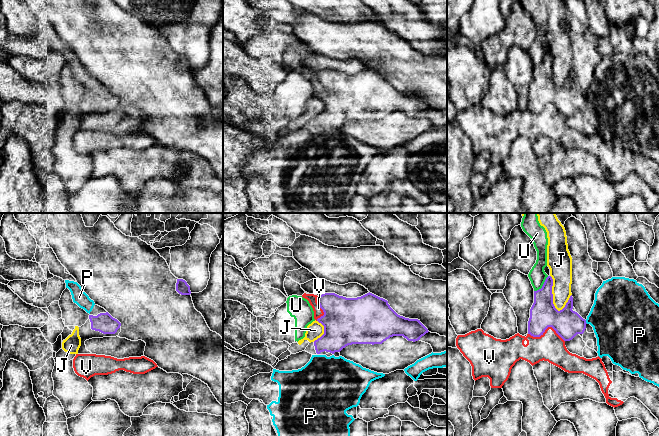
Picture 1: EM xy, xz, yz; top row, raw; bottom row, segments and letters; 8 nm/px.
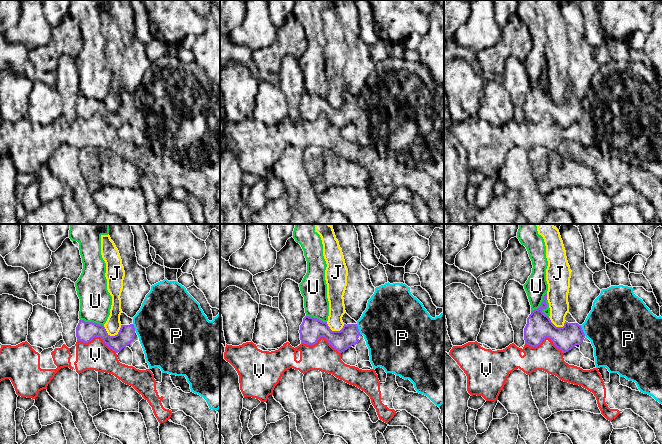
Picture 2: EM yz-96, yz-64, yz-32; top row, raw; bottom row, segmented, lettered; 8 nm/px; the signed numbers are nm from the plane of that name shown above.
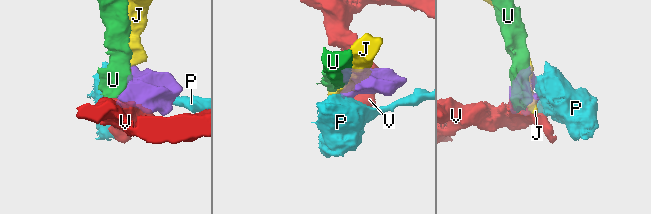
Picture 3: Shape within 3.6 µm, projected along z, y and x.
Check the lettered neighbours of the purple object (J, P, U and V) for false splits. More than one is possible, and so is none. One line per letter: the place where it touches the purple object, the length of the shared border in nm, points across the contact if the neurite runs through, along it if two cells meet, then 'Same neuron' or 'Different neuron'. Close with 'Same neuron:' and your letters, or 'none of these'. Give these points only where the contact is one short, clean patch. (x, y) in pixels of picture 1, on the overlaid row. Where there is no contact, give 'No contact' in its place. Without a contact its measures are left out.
J: Touches purple at yz (551, 293). Shared border 300 nm. Different neuron
P: Touches purple at yz (585, 322). Shared border 40 nm. Path across: yz (567, 323), (585, 322), (591, 319), (615, 316). Same neuron
U: Touches purple at yz (543, 285). Shared border 170 nm. Boundary: yz (548, 276), (543, 285), (534, 291). Different neuron
V: Touches purple at yz (547, 327). Shared border 300 nm. Different neuron
Same neuron: P

